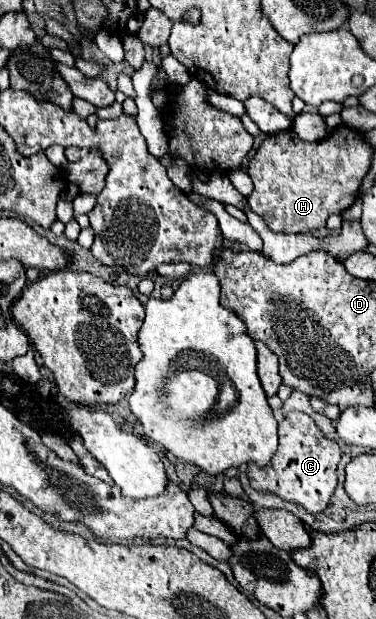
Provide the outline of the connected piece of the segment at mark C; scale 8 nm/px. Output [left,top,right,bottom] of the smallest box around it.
[248,411,340,513]

